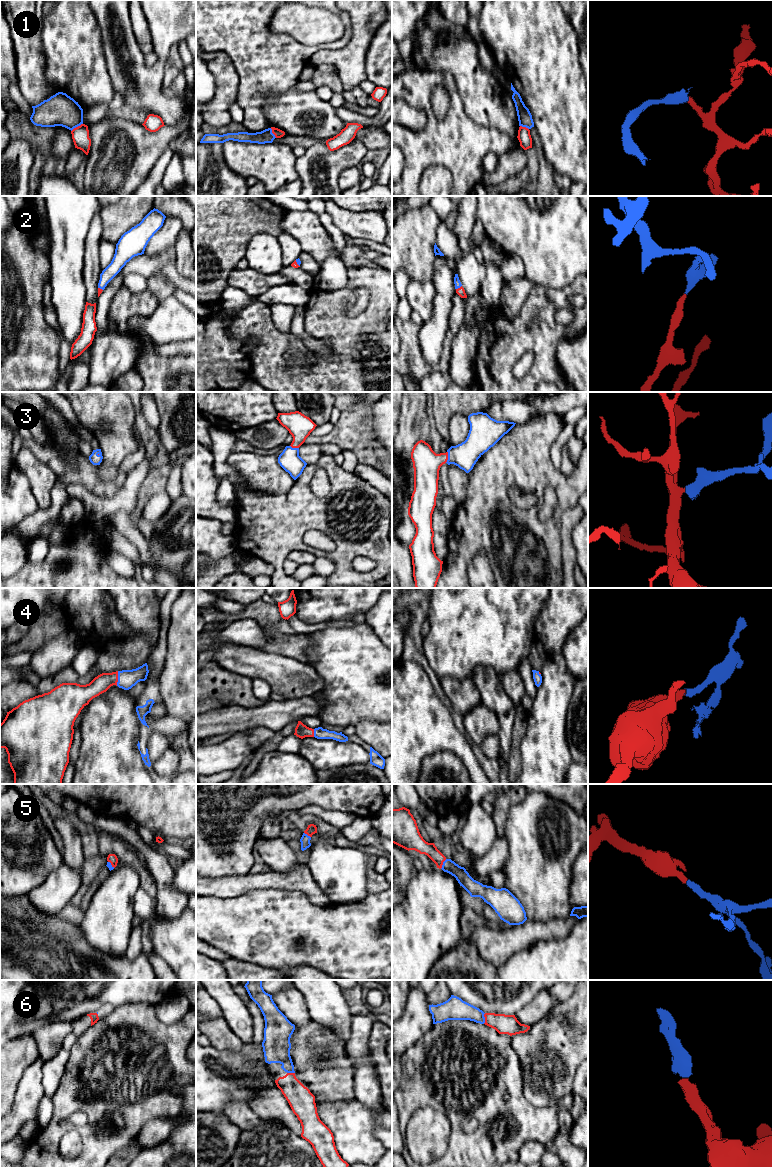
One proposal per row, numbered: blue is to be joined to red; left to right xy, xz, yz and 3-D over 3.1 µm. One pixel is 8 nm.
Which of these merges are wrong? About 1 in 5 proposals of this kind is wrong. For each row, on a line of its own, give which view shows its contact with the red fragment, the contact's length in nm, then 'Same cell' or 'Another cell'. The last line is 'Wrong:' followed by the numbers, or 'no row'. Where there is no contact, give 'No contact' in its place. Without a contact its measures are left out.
1: Touches red in xy. Shared border 120 nm. Another cell
2: Touches red in yz. Shared border 60 nm. Same cell
3: Touches red in yz. Shared border 100 nm. Same cell
4: Touches red in xy. Shared border 120 nm. Same cell
5: Touches red in yz. Shared border 90 nm. Same cell
6: Touches red in yz. Shared border 90 nm. Same cell
Wrong: 1

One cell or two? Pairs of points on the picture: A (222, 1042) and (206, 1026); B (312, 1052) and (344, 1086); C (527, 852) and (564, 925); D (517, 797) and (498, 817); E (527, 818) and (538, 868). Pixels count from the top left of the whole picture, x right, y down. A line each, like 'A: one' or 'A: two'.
A: one
B: one
C: two
D: one
E: one

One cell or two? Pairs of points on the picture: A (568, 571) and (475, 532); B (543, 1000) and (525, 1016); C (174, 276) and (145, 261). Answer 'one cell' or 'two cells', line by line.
A: two cells
B: one cell
C: one cell

